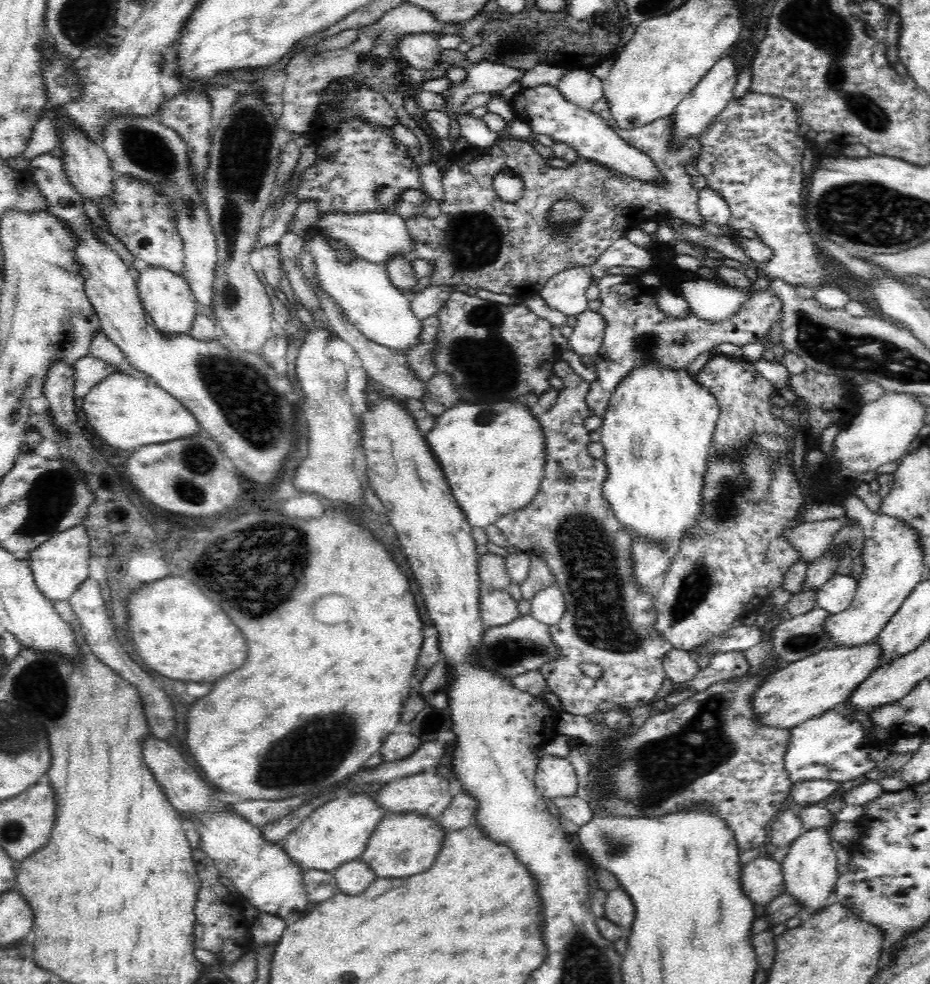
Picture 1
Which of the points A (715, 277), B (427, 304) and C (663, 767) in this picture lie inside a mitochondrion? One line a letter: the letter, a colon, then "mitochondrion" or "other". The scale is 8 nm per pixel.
A: other
B: other
C: mitochondrion

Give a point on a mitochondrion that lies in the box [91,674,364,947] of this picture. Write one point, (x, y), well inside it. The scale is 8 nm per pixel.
(309, 754)

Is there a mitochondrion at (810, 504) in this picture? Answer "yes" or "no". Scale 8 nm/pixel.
no

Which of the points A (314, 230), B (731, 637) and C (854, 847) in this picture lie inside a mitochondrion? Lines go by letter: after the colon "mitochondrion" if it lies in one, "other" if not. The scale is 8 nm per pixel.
A: other
B: other
C: other

